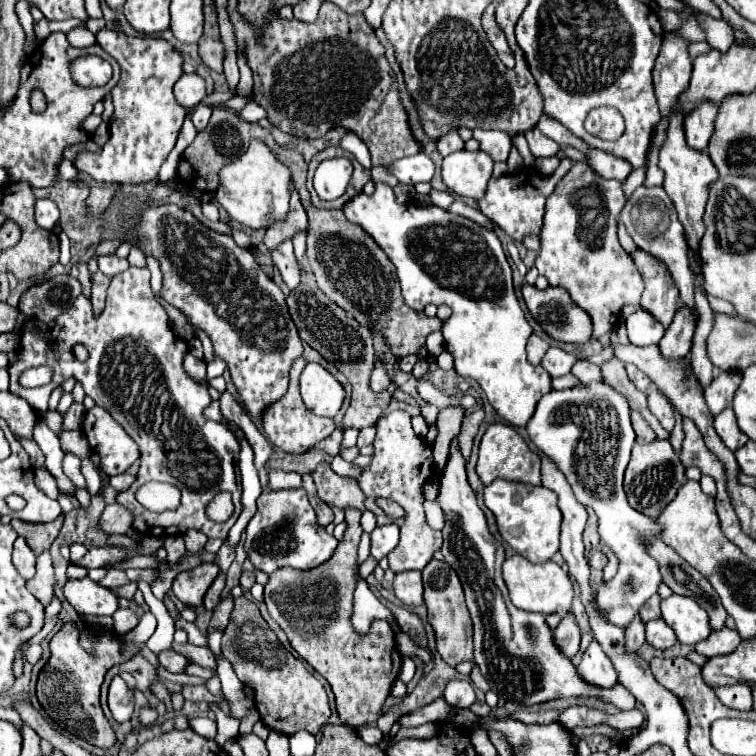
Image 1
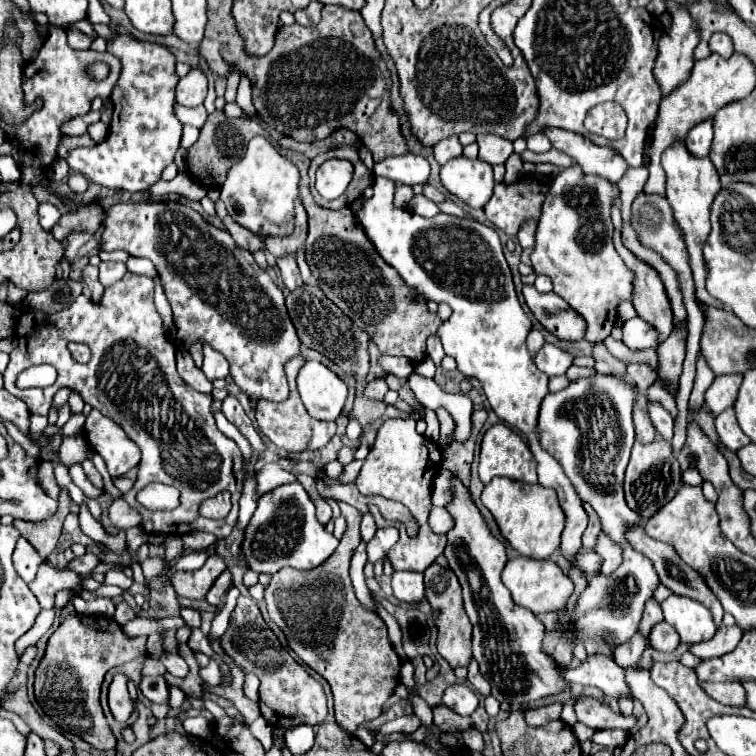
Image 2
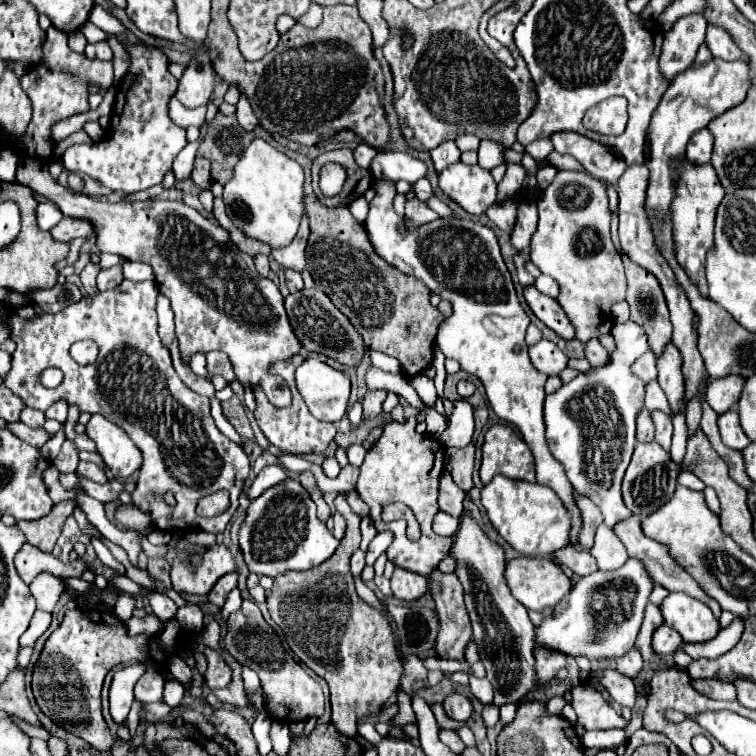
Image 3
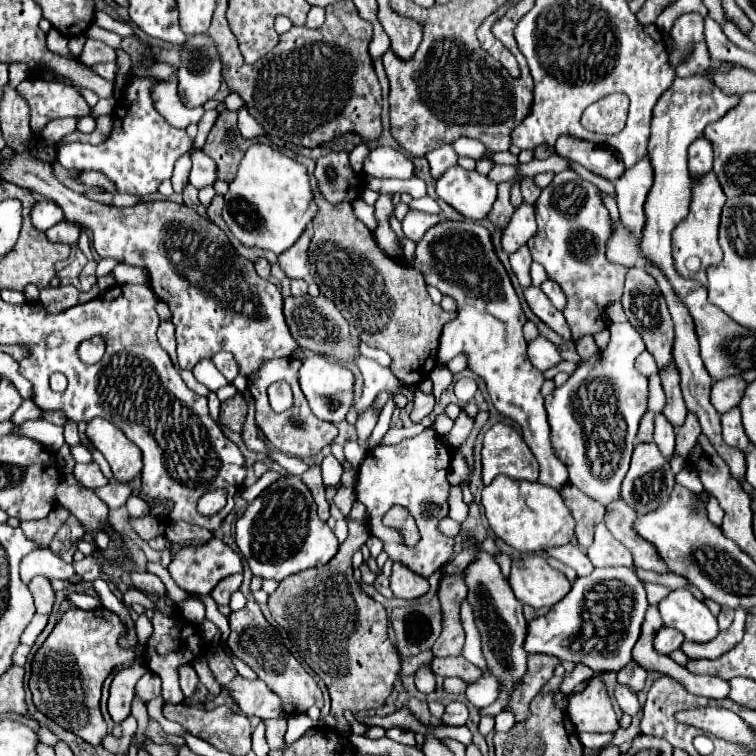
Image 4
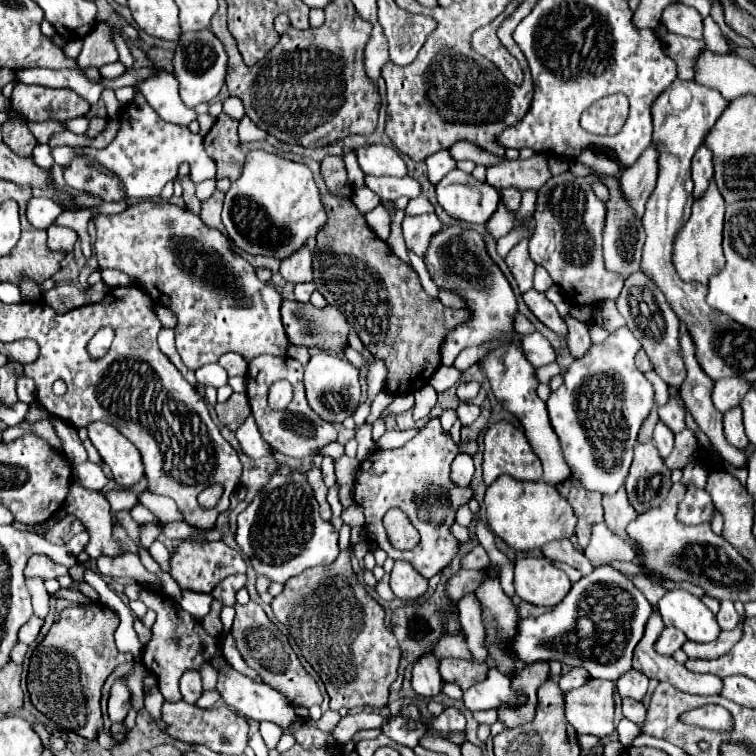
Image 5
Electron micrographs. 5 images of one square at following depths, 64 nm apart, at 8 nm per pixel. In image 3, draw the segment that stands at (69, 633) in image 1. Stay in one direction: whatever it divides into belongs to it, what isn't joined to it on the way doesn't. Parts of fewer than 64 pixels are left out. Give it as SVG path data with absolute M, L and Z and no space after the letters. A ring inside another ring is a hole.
M66 610L64 620L60 626L50 634L50 638L44 644L44 650L36 662L34 674L32 674L32 692L36 698L38 708L54 720L58 726L68 730L70 734L86 740L96 750L110 750L116 742L116 736L110 734L110 728L102 716L100 710L100 690L104 676L114 666L120 666L122 662L148 662L150 660L150 648L148 648L148 636L128 636L124 622L118 620L110 612L84 612L84 610Z

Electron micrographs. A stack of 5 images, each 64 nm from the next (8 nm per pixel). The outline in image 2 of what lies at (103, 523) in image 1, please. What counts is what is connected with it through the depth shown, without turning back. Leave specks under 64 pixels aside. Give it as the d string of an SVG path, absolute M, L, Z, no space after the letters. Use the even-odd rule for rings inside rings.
M124 500L112 502L112 506L108 508L108 518L110 518L112 526L118 530L128 530L128 528L140 524L138 512L134 508L130 508L128 504L124 504Z

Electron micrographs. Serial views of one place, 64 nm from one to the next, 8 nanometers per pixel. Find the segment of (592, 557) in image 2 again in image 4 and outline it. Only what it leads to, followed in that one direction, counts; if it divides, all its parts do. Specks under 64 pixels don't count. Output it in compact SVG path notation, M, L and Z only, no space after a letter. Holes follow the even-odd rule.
M566 544L564 548L552 548L552 552L548 552L548 554L550 554L552 558L564 562L566 566L574 568L574 570L578 572L578 576L588 576L588 574L594 570L594 566L592 566L592 562L588 560L586 552L580 550L578 546L574 546L574 544Z

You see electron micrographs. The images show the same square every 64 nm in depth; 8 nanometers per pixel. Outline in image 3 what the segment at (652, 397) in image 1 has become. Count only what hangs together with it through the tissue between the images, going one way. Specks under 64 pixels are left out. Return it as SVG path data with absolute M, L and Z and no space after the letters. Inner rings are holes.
M652 410L652 420L656 426L656 442L664 448L670 450L670 440L672 440L672 420L668 414L660 410Z

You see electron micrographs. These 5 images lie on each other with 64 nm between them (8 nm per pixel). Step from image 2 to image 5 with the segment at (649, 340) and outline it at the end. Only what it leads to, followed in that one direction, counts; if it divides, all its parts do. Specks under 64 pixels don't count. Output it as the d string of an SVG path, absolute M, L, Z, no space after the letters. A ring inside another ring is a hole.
M618 328L608 336L608 340L600 346L592 346L582 358L574 360L570 368L564 372L564 384L550 394L548 398L548 414L554 432L560 438L562 456L572 470L572 478L578 480L586 490L600 492L602 496L616 494L620 484L624 484L628 476L628 468L632 462L632 448L636 444L636 436L640 424L654 408L654 390L642 372L634 366L634 356L642 348L640 340L626 328Z

